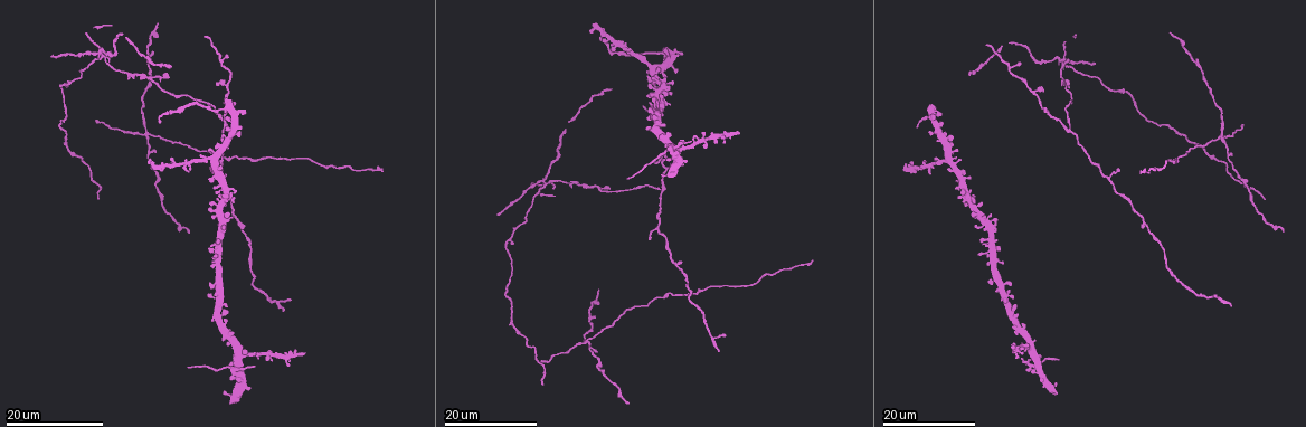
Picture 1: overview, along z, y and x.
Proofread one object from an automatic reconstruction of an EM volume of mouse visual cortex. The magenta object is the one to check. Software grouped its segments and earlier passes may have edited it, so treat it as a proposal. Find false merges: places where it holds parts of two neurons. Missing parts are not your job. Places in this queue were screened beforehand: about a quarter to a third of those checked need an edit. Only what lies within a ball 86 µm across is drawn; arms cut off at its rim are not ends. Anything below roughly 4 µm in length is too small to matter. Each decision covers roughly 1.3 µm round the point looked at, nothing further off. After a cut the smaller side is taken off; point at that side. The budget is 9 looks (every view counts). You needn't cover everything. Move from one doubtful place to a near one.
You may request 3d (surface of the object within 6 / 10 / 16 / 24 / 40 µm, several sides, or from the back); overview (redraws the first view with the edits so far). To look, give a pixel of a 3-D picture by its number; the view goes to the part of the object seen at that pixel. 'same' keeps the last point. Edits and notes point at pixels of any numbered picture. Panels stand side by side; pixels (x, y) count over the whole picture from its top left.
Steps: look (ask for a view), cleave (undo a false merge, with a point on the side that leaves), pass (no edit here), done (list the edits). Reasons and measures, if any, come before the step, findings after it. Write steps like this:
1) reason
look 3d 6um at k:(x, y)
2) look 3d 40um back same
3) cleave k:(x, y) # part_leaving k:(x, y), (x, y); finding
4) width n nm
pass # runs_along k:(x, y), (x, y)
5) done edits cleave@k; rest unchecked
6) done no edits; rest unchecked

three-way junction
look 3d 16um at 1:(233, 375)

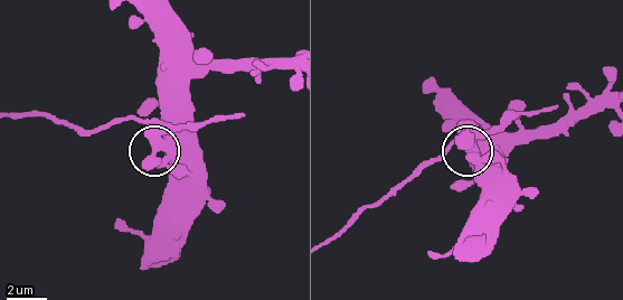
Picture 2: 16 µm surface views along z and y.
closer look
look 3d 6um at 2:(154, 144)

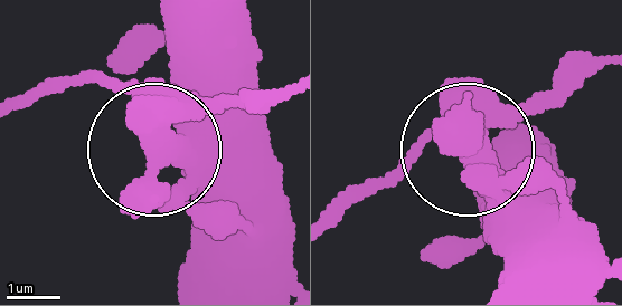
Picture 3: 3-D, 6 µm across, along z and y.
width 450 nm
cleave 3:(222, 105) # part_leaving 3:(151, 124), (124, 93), (71, 75), (17, 97); two neurons meet here

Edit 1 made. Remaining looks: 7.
look overview

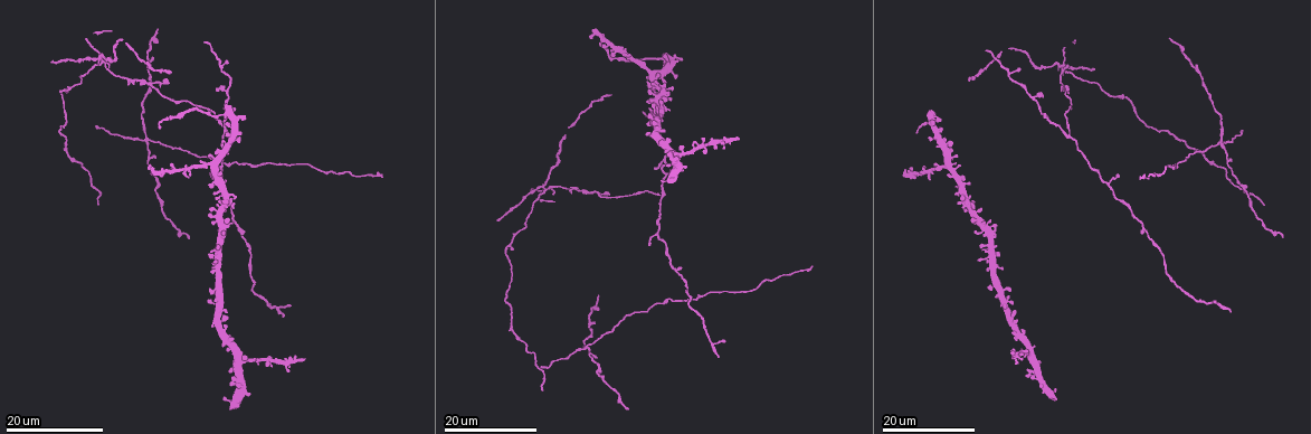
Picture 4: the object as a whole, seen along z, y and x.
three arms meet
look 3d 16um at 4:(662, 196)

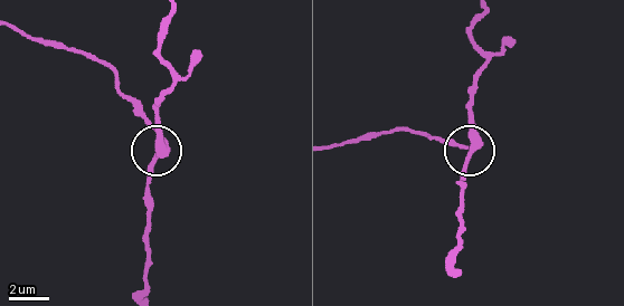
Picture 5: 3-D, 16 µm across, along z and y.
look 3d 6um at 5:(472, 147)

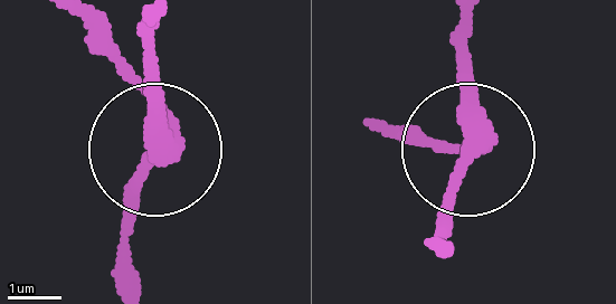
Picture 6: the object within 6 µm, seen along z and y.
side_arm 30 um; arms 3
cleave 6:(117, 66) # two neurons meet here

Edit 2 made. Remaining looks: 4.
look overview

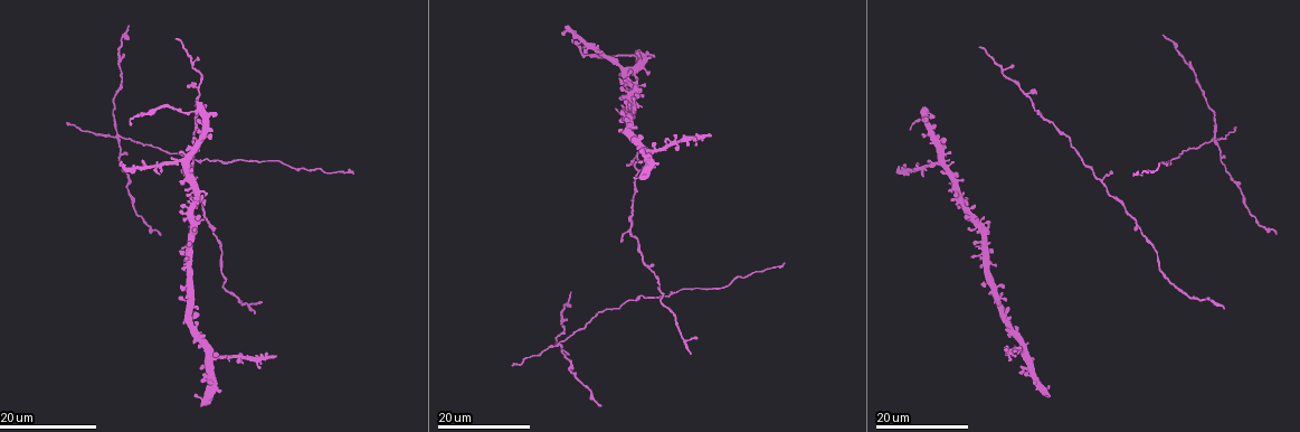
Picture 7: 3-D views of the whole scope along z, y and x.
look 3d 24um at 7:(198, 89)

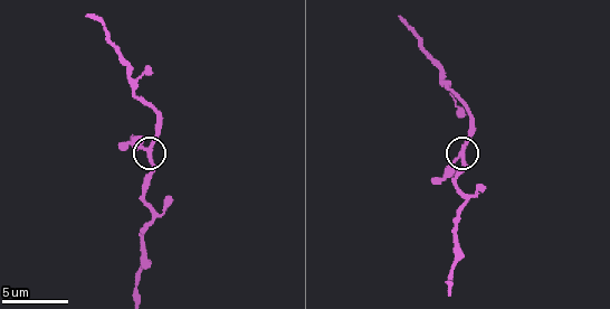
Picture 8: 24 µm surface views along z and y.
look 3d 10um at 8:(463, 152)

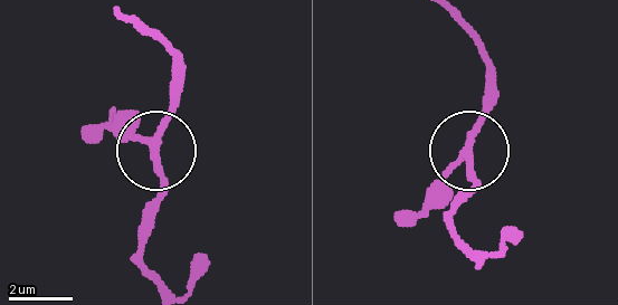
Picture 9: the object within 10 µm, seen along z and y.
side_arm 99 um
pass # runs_along 9:(83, 124), (114, 124), (158, 149), (160, 210); all the same neuron

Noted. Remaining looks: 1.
done edits cleave@3, cleave@6; rest unchecked

